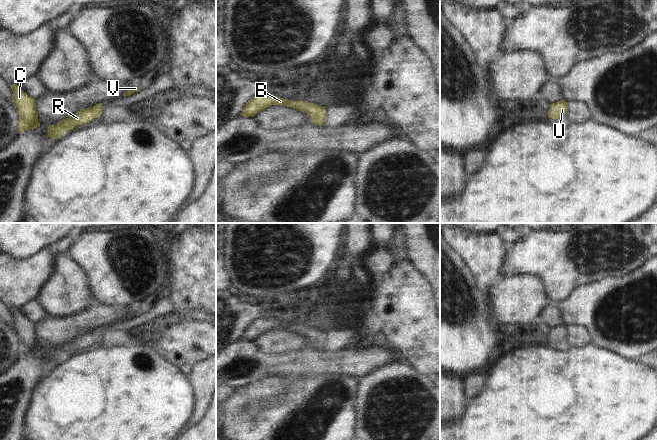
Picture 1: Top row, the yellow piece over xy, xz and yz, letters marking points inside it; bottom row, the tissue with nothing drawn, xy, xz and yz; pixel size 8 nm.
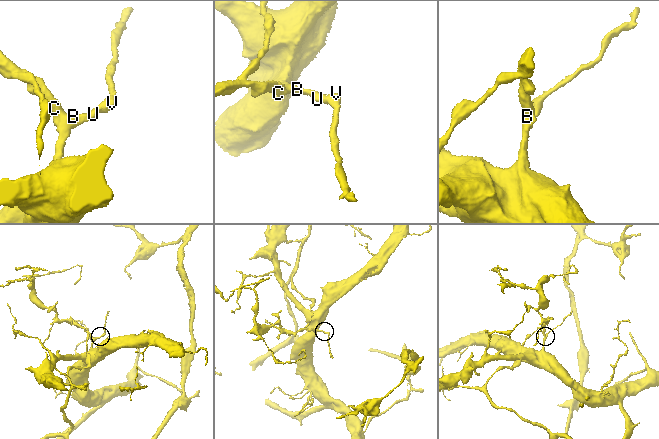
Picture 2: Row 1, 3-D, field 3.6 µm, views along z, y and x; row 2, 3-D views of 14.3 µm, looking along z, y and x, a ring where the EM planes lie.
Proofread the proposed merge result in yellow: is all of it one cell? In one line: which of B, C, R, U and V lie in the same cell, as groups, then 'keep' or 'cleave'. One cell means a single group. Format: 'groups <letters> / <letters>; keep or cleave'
groups B C R U V; keep

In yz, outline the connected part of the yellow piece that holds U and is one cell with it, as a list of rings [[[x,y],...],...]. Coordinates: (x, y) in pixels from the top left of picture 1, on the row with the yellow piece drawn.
[[[562,99],[550,105],[550,109],[547,112],[548,118],[558,119],[559,117],[564,116],[567,113],[567,111],[568,111],[568,102]]]

